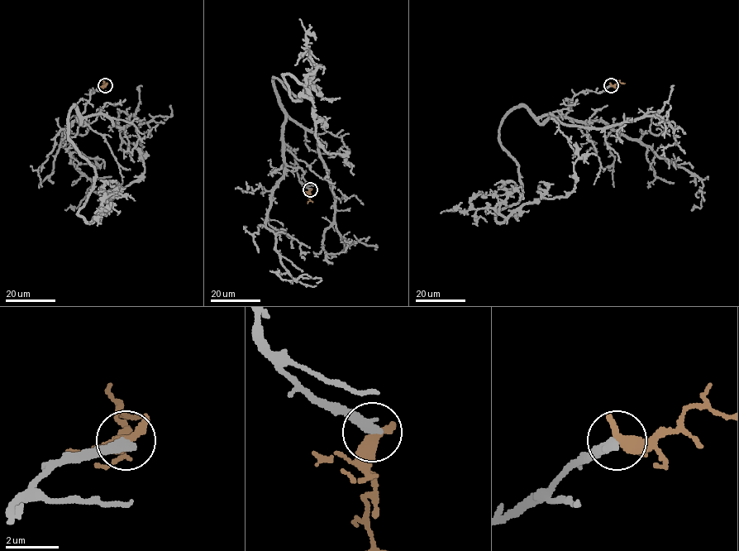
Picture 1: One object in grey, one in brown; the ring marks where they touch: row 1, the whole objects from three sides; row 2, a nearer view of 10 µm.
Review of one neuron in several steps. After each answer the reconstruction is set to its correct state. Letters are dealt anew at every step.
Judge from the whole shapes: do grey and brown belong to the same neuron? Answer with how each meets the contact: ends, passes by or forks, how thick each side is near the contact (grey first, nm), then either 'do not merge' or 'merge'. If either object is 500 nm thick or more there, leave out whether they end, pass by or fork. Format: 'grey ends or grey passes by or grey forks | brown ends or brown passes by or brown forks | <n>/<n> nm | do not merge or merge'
grey ends | brown passes by | 420/380 nm | do not merge

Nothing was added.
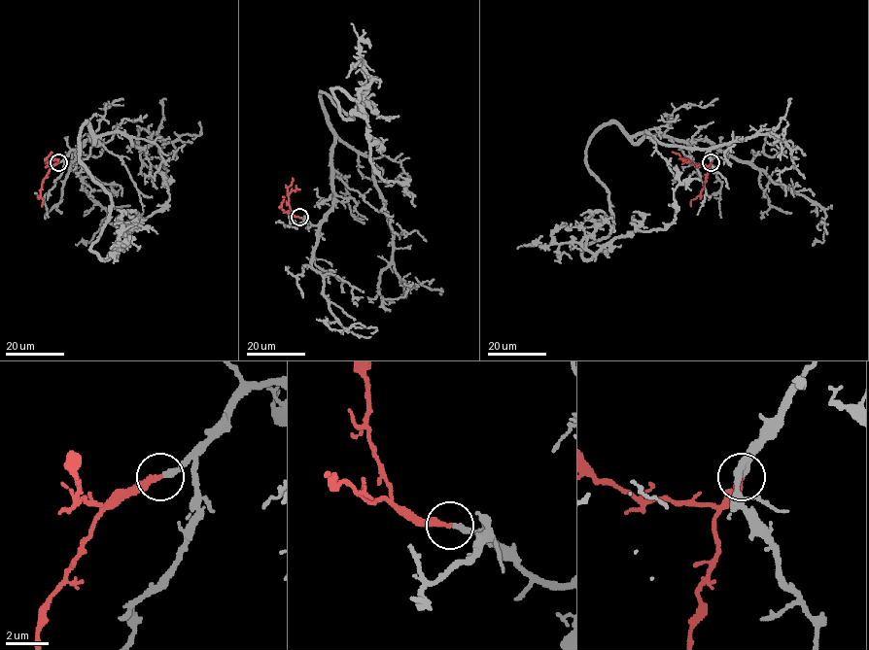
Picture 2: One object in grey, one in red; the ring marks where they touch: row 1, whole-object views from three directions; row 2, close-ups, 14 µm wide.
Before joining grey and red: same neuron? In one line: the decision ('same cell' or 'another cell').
same cell

